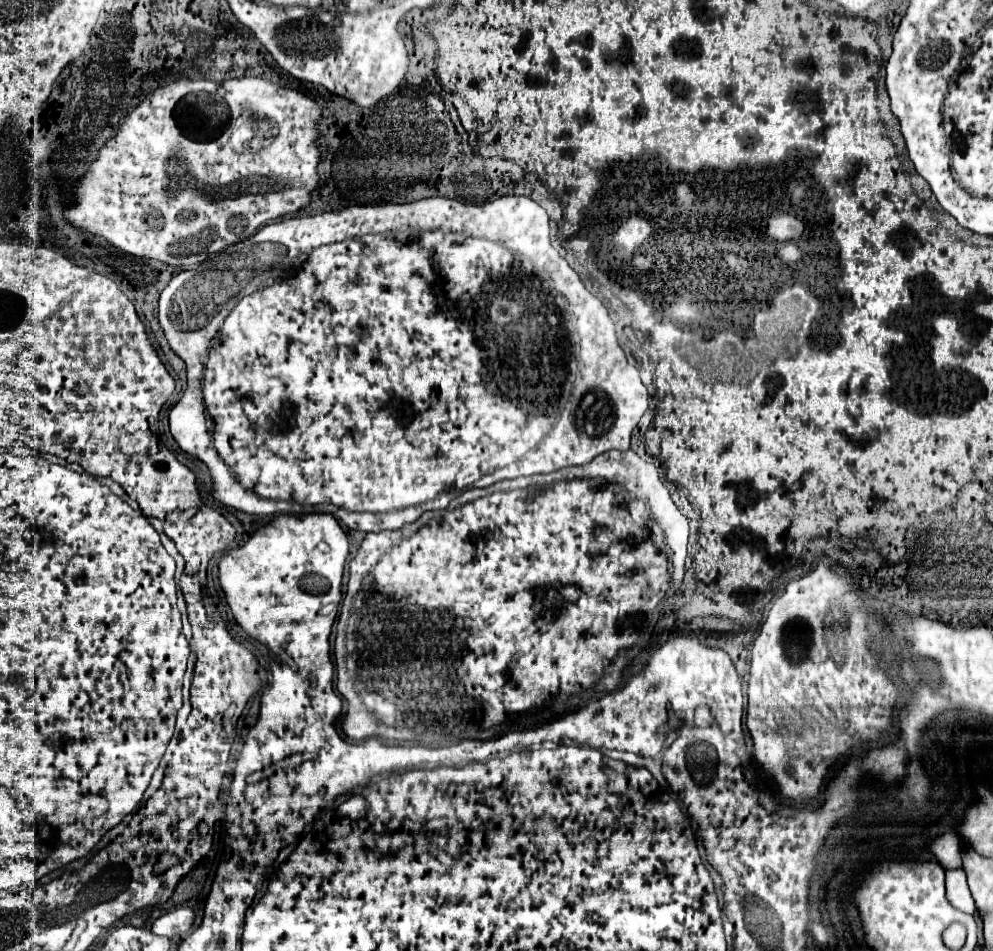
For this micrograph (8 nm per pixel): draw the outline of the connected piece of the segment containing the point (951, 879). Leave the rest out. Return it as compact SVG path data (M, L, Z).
M962 868L958 870L946 870L946 898L950 904L966 914L974 914L976 906L970 896L968 884L966 884L966 874Z

